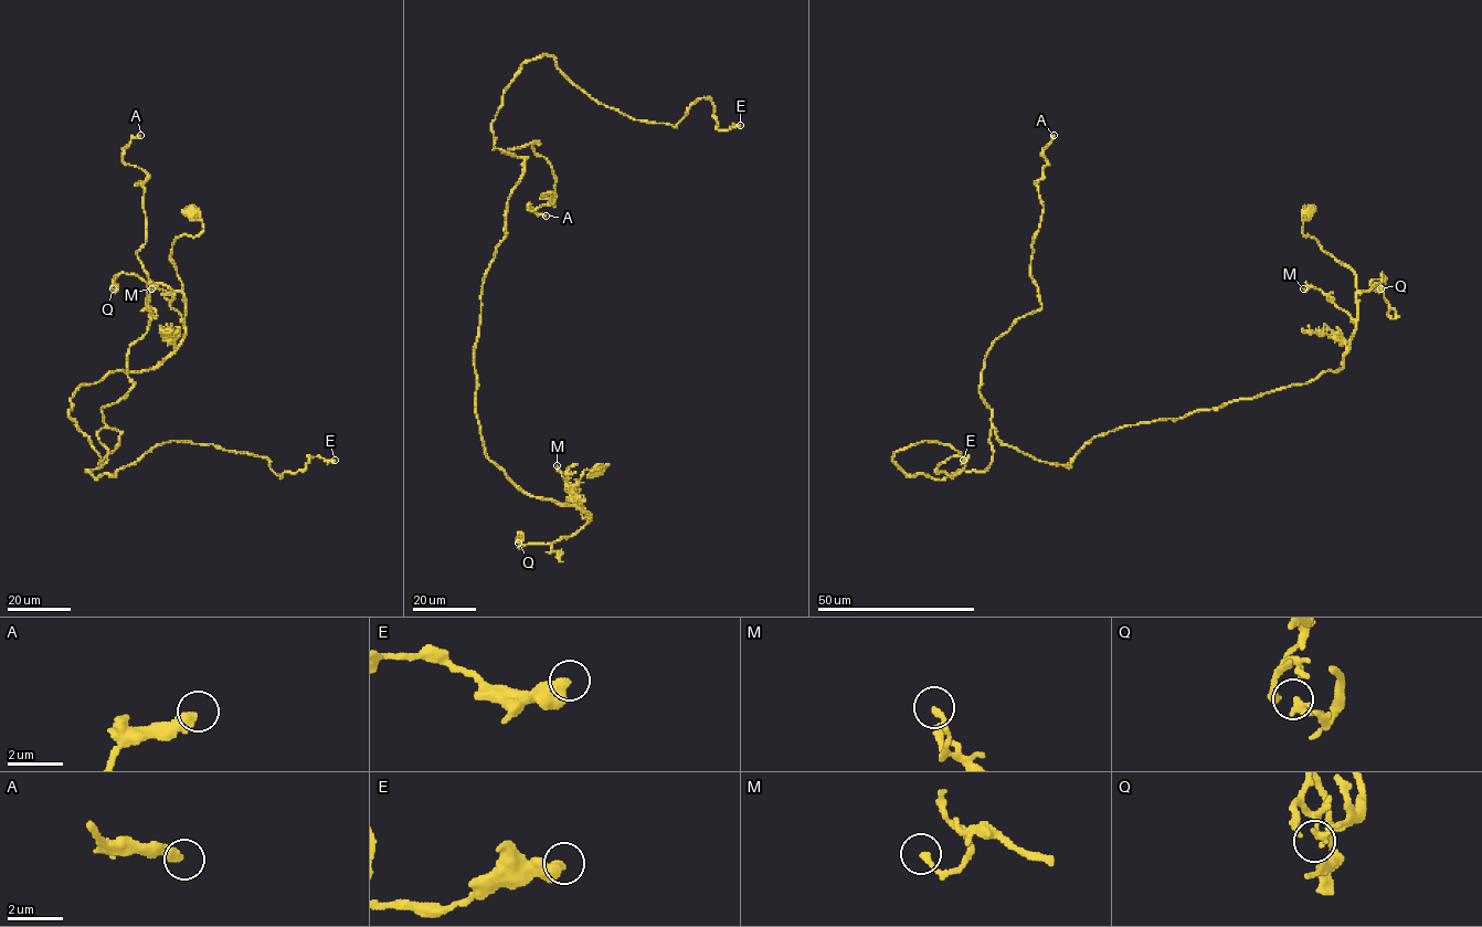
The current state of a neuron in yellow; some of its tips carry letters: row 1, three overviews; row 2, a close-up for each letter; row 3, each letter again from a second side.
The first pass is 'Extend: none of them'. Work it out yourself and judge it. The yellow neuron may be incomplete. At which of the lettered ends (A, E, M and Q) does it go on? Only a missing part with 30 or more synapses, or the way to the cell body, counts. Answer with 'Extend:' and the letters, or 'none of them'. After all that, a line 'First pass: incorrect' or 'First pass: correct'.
Extend: A
First pass: incorrect

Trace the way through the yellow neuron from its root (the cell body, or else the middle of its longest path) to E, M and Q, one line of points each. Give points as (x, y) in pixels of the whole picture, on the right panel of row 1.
E: (1308, 213), (1355, 275), (1337, 371), (1065, 465), (993, 428), (984, 471), (892, 454), (963, 460)
M: (1308, 213), (1303, 233), (1355, 275), (1358, 319), (1355, 322), (1319, 288), (1303, 288)
Q: (1308, 213), (1303, 233), (1354, 273), (1357, 288), (1368, 291), (1382, 281), (1382, 272), (1369, 283), (1380, 288)

